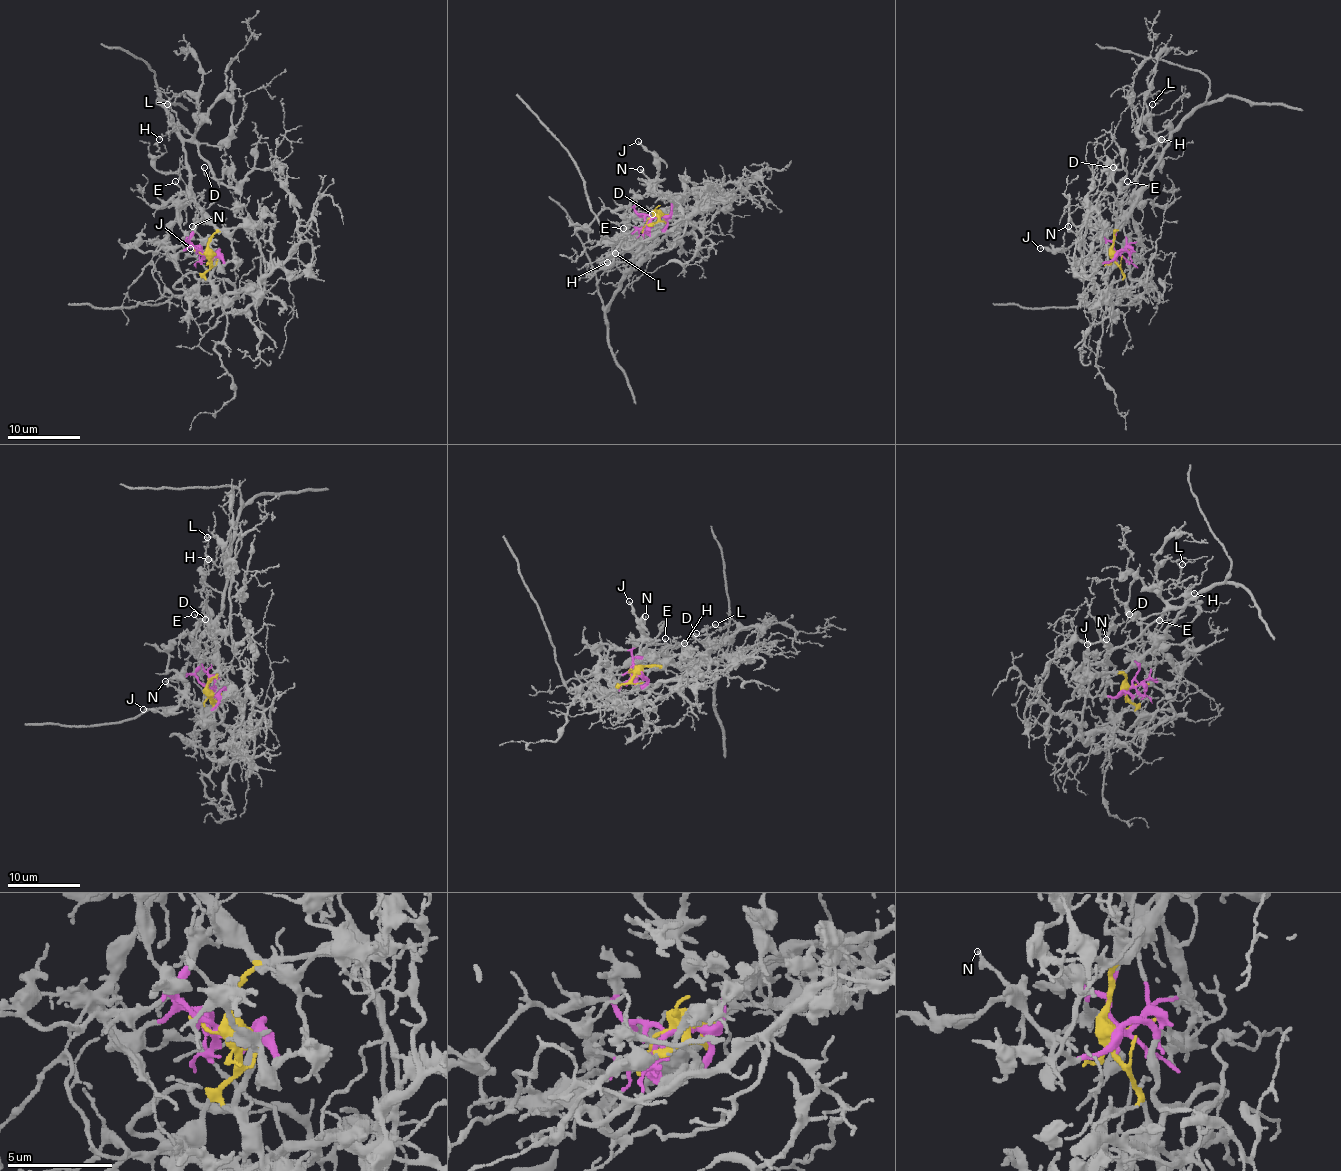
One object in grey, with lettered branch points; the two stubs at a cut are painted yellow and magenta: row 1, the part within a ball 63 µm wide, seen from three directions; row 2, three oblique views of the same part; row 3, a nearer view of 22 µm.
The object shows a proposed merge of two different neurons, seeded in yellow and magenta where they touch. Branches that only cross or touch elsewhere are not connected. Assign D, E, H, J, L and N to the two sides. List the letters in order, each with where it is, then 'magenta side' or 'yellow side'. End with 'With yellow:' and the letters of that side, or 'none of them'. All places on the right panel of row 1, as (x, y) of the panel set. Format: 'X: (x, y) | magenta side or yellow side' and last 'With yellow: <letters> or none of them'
D: (1113, 167) | yellow side
E: (1127, 181) | magenta side
H: (1161, 139) | yellow side
J: (1040, 248) | magenta side
L: (1152, 104) | yellow side
N: (1068, 226) | magenta side
With yellow: D, H, L

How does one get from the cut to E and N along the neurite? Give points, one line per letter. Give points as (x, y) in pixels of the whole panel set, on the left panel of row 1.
E: (205, 253), (189, 243), (178, 212), (180, 186), (174, 181)
N: (205, 253), (218, 255), (223, 261), (221, 266), (192, 226)

